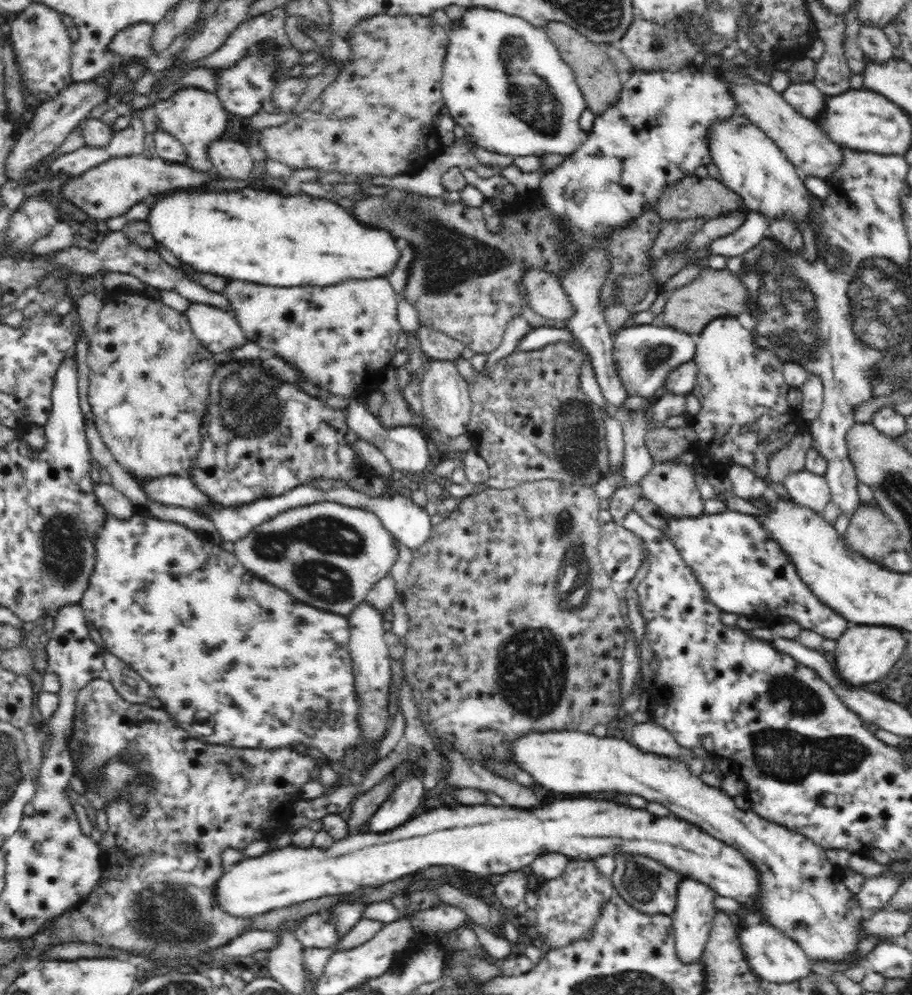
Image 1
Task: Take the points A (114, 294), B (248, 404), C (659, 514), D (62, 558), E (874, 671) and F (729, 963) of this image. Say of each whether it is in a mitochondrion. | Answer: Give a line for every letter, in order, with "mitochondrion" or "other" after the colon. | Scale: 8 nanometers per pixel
A: other
B: mitochondrion
C: other
D: mitochondrion
E: other
F: other

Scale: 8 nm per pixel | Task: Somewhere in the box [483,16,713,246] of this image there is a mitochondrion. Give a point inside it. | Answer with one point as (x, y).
(547, 117)

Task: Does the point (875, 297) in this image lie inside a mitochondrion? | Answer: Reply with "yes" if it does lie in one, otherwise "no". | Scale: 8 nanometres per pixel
yes

